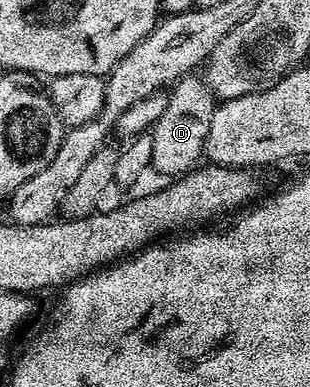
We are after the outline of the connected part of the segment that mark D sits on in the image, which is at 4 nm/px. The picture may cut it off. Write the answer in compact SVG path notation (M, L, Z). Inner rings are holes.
M187 73L170 87L165 110L156 121L153 131L153 154L150 169L167 176L182 176L196 169L198 158L204 157L209 136L209 124L217 99L210 85L198 73Z

